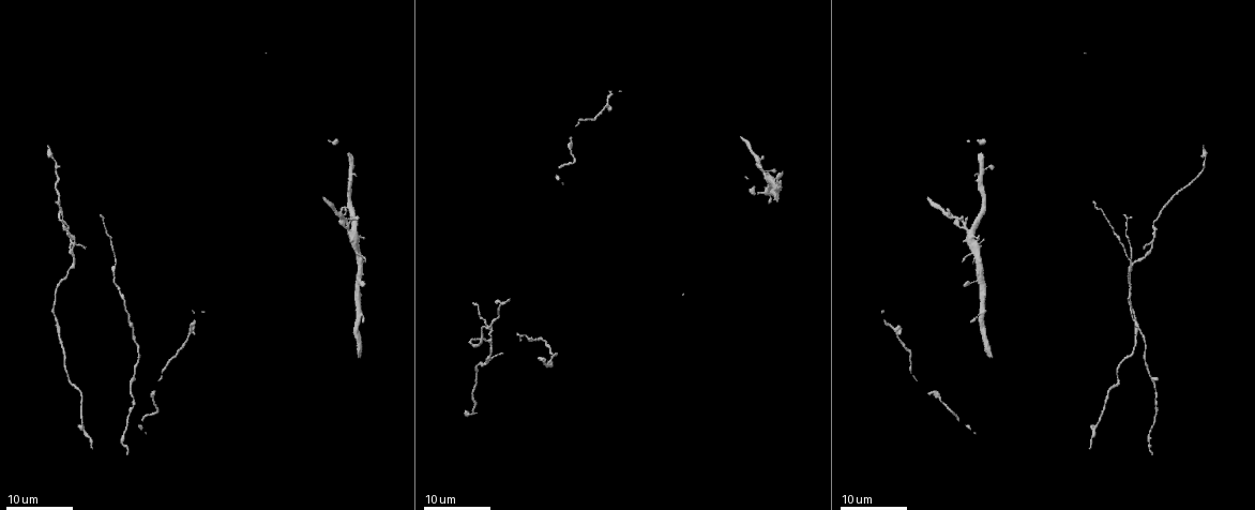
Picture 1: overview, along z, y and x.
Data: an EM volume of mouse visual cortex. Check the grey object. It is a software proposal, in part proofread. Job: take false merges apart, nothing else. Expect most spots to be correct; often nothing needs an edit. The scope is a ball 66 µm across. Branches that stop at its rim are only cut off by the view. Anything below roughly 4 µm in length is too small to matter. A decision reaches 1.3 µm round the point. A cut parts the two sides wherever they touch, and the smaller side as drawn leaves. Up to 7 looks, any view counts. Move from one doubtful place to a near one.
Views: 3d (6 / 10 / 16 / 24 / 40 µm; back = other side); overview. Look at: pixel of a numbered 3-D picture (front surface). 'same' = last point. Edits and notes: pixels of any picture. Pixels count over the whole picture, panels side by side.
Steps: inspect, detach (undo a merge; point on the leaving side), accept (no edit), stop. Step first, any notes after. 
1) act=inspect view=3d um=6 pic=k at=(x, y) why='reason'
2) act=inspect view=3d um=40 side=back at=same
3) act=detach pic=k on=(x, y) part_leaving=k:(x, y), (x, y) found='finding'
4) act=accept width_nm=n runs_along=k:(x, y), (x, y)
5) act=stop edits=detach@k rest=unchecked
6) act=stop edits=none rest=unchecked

act=inspect view=3d um=24 pic=1 at=(55, 189)

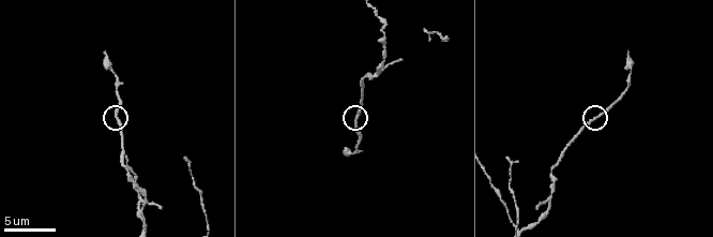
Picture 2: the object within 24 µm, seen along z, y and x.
act=inspect view=3d um=6 pic=2 at=(115, 115) why='zoom in'

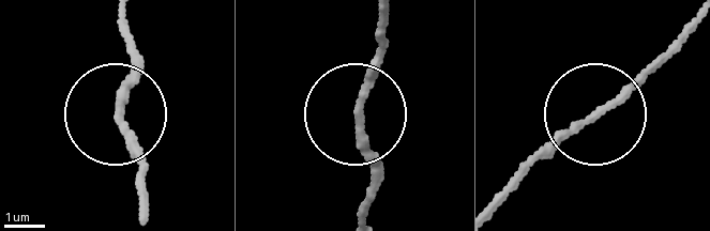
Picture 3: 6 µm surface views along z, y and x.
act=accept found='continuous, no second cell'

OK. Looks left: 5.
act=inspect view=3d um=24 pic=1 at=(133, 372) why='two arms in line, one across'

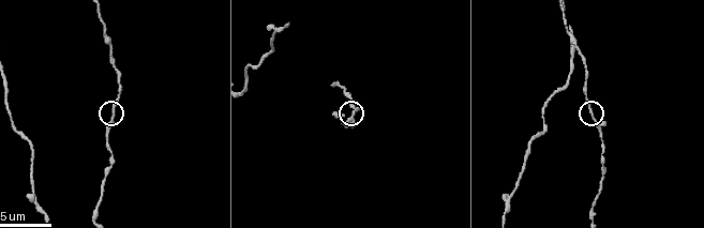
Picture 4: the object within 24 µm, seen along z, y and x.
act=inspect view=3d um=6 pic=4 at=(591, 115)

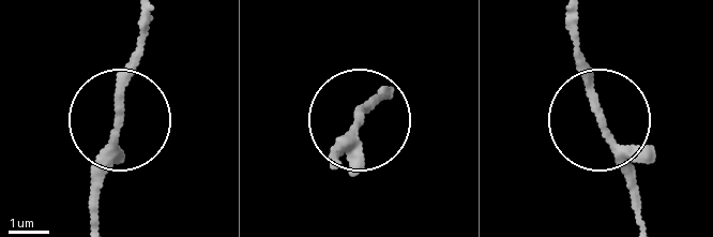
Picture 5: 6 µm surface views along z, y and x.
act=accept arms=3 found='continuous, no second cell'

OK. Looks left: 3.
act=inspect view=3d um=16 pic=4 at=(254, 66) why='sudden change in width'

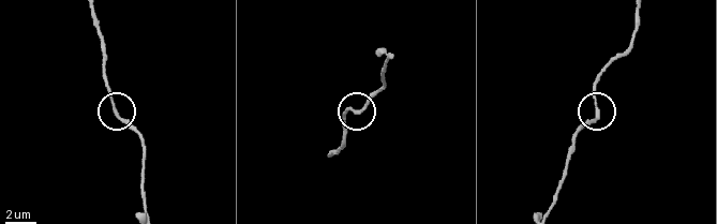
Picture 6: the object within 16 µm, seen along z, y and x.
act=accept found='all the same cell'

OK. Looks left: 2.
act=stop edits=none rest=unchecked

